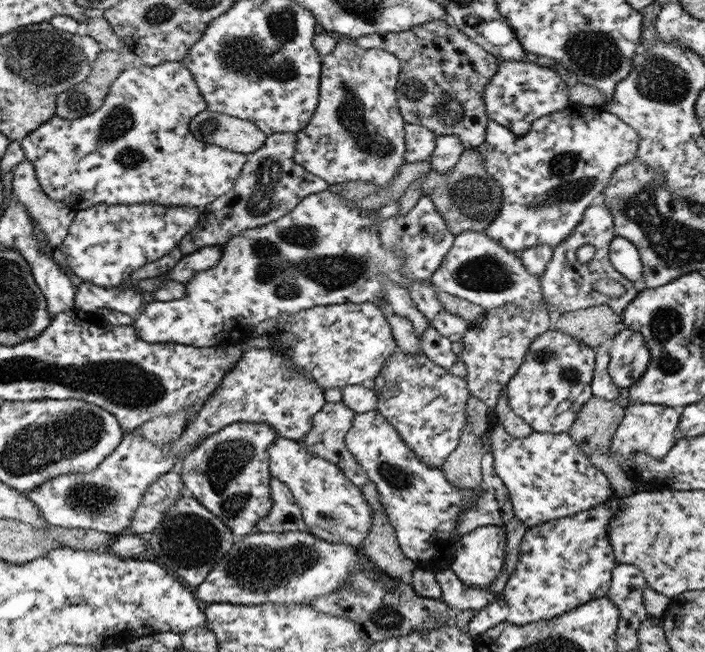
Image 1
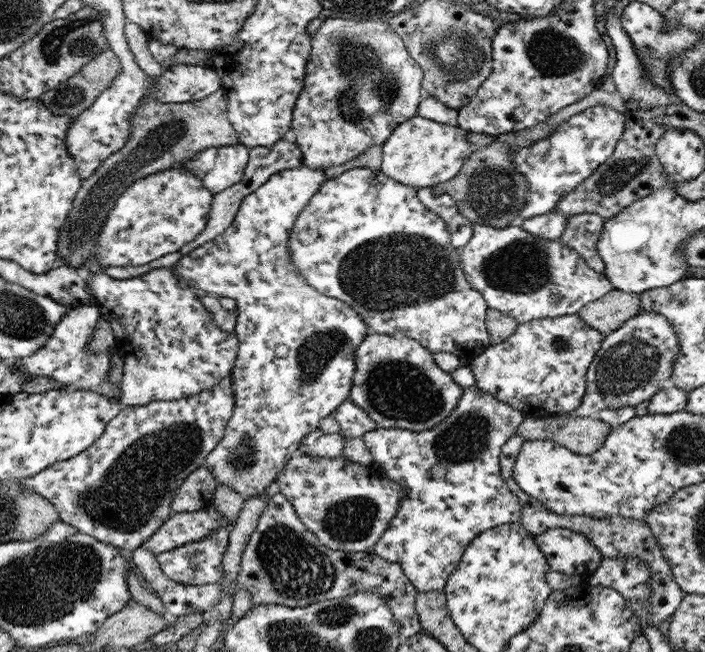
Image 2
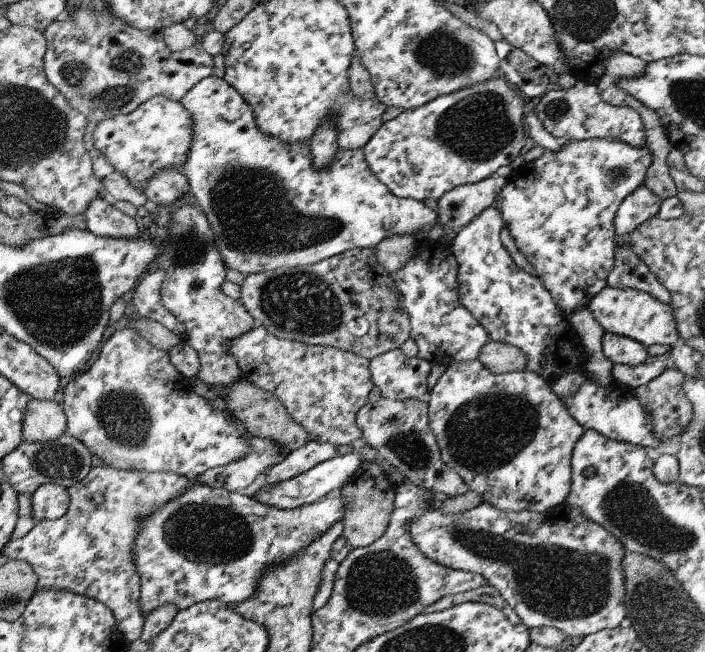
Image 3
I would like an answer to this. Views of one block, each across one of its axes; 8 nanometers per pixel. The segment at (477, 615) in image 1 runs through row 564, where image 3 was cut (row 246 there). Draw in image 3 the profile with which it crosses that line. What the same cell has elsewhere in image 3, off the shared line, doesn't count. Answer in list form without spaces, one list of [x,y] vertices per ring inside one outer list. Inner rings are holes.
[[[594,137],[581,141],[570,141],[566,142],[558,152],[547,150],[542,156],[538,157],[538,160],[530,161],[525,164],[524,168],[514,170],[507,183],[504,185],[504,188],[498,193],[494,206],[502,215],[504,228],[508,230],[518,250],[527,258],[527,261],[537,272],[537,276],[542,281],[544,288],[547,288],[556,306],[561,308],[565,316],[569,316],[569,314],[578,307],[588,305],[593,296],[607,285],[607,278],[613,269],[615,250],[619,243],[613,221],[616,211],[620,204],[622,204],[622,201],[643,184],[647,170],[652,163],[653,154],[647,145],[643,147],[633,147],[631,144],[623,143],[618,139],[612,139],[612,137]]]

